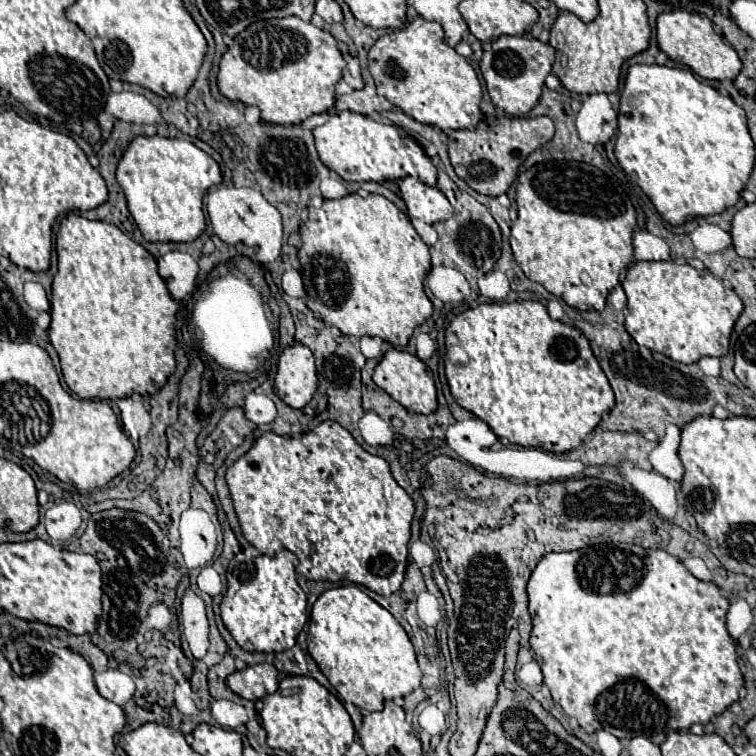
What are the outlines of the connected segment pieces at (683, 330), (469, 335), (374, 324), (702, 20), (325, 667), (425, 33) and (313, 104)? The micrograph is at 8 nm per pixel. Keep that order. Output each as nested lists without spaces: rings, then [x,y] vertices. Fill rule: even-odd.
[[[636,261],[622,281],[627,297],[626,331],[652,351],[664,353],[678,363],[696,363],[700,357],[724,357],[732,327],[742,313],[740,297],[708,269],[694,269],[676,261]]]
[[[538,301],[484,303],[468,309],[456,315],[448,325],[446,345],[460,345],[470,357],[466,365],[446,361],[446,379],[454,401],[480,417],[500,439],[508,439],[512,445],[542,447],[550,453],[572,451],[594,431],[602,413],[614,407],[612,387],[584,333],[562,321],[550,319],[546,307]]]
[[[350,193],[350,195],[342,197],[342,199],[332,199],[332,201],[326,199],[326,201],[322,201],[320,207],[310,207],[308,209],[308,219],[300,225],[300,237],[302,237],[302,247],[298,249],[298,261],[300,261],[300,273],[302,273],[302,279],[304,279],[304,287],[306,287],[308,299],[312,301],[310,307],[312,307],[312,311],[320,313],[324,323],[328,323],[332,327],[338,327],[344,335],[352,335],[352,337],[376,335],[376,337],[382,337],[384,341],[390,341],[394,345],[406,347],[406,343],[408,343],[410,335],[414,333],[414,329],[432,315],[432,303],[430,303],[430,299],[424,293],[424,277],[430,271],[430,251],[428,251],[428,245],[420,239],[420,235],[416,233],[416,229],[412,227],[410,219],[408,219],[408,215],[404,215],[386,197],[374,195],[374,193],[362,197],[358,193]]]
[[[684,9],[660,13],[656,21],[656,41],[660,51],[664,51],[672,61],[690,67],[702,79],[734,79],[742,69],[738,53],[722,41],[722,37],[714,31],[712,21],[700,13],[690,13]]]
[[[356,585],[324,591],[312,607],[308,653],[339,697],[362,711],[380,711],[386,699],[396,699],[420,687],[422,671],[402,625]]]
[[[416,15],[404,29],[390,31],[372,45],[368,53],[368,69],[374,77],[378,95],[384,95],[408,117],[424,125],[434,125],[442,131],[474,129],[482,119],[482,91],[476,71],[468,59],[444,43],[442,27],[420,15]]]
[[[298,17],[266,19],[248,25],[242,33],[238,33],[232,39],[220,61],[218,89],[230,101],[240,101],[244,105],[258,107],[262,123],[292,125],[302,123],[314,113],[328,113],[334,109],[336,99],[334,85],[342,79],[344,65],[346,61],[336,47],[336,39],[328,31],[318,29],[312,23],[306,23]]]

